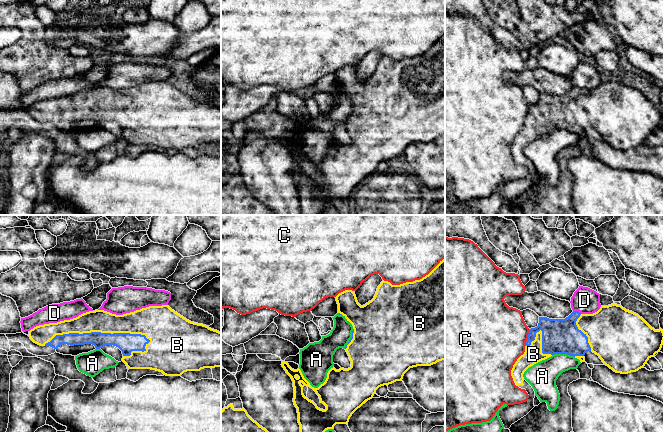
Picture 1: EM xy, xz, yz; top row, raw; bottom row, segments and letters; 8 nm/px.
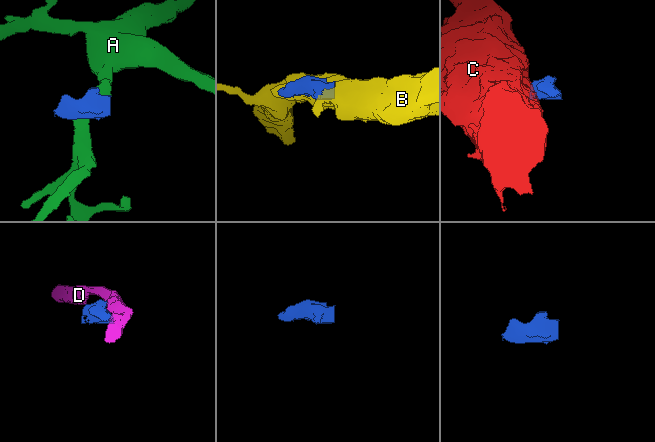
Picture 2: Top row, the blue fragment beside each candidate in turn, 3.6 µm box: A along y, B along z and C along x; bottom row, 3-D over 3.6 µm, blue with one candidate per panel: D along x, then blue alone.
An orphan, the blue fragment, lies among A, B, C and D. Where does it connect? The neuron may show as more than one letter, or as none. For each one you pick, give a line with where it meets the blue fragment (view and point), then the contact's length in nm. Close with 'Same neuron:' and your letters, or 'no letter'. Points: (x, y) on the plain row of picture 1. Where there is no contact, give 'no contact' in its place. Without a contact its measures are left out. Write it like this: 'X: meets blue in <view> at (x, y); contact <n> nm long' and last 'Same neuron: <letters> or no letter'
B: meets blue in xy at (97, 108); contact 850 nm long
Same neuron: B

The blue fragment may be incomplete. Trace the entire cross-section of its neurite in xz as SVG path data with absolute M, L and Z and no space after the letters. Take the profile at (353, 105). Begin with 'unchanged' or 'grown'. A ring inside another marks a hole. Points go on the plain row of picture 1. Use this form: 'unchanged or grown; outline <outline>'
grown; outline M445 35L420 56L400 61L392 61L383 56L378 62L374 74L363 82L358 79L352 66L345 66L335 74L338 80L338 90L343 91L353 102L352 114L345 123L351 143L339 146L331 144L325 158L318 164L314 164L304 154L299 144L294 146L285 137L282 137L281 140L293 157L293 178L298 189L300 215L321 215L322 210L328 205L334 205L336 200L348 200L352 190L366 177L372 175L379 163L402 157L404 150L410 144L431 142L445 136ZM304 162L310 163L316 168L320 179L326 182L325 186L318 184L313 177L304 172Z

